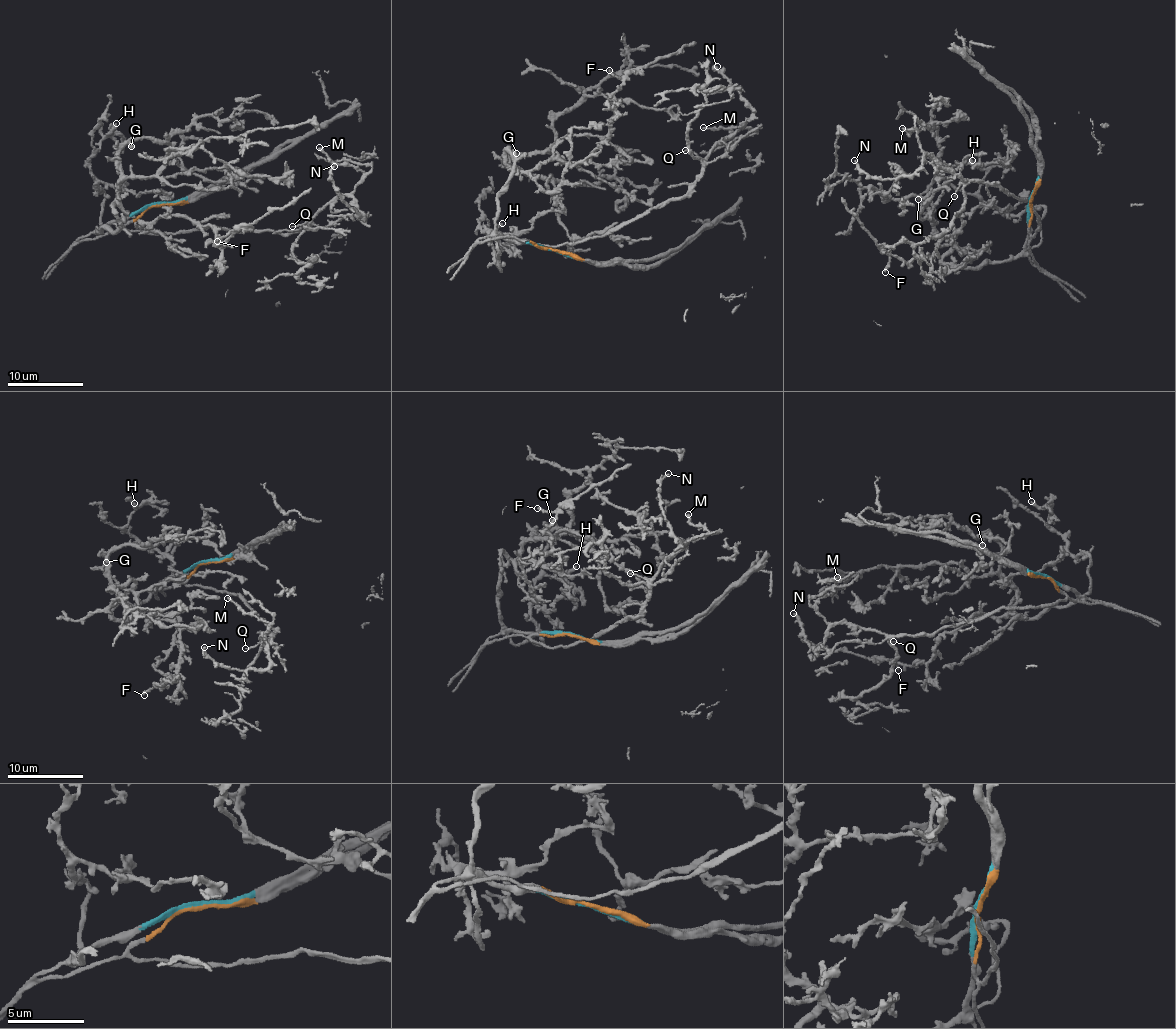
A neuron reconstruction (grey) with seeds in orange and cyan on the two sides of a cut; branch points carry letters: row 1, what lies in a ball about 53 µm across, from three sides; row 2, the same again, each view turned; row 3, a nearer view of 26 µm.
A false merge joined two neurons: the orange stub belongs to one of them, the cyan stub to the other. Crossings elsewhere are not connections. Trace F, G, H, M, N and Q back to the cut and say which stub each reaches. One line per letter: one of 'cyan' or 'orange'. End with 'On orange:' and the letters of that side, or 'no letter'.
F: cyan
G: cyan
H: cyan
M: orange
N: orange
Q: orange
On orange: M, N, Q

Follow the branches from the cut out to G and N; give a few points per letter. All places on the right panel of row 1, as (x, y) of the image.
G: (1032, 198), (1026, 245), (1020, 253), (972, 267), (943, 260), (951, 244), (934, 226), (925, 193), (918, 199)
N: (1032, 198), (1031, 234), (1040, 222), (1027, 199), (948, 173), (927, 154), (915, 171), (885, 179), (854, 160)

